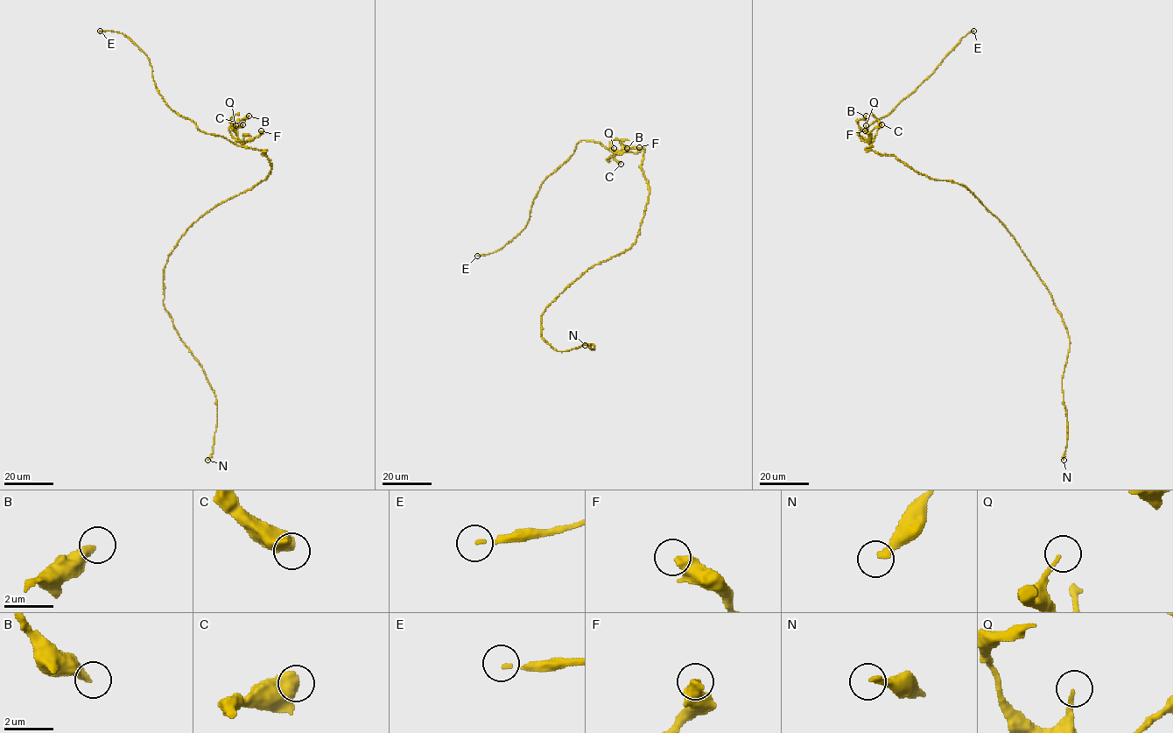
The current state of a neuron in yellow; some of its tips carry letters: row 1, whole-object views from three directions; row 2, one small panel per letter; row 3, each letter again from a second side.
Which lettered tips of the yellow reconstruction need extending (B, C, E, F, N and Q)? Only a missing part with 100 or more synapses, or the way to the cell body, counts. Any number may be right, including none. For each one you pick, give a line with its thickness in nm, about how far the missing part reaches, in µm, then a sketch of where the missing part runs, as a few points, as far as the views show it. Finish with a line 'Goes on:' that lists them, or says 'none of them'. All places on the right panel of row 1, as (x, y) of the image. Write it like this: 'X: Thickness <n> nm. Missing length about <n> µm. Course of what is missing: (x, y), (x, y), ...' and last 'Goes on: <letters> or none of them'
E: Thickness 140 nm. Missing length about 120 µm
Goes on: E

